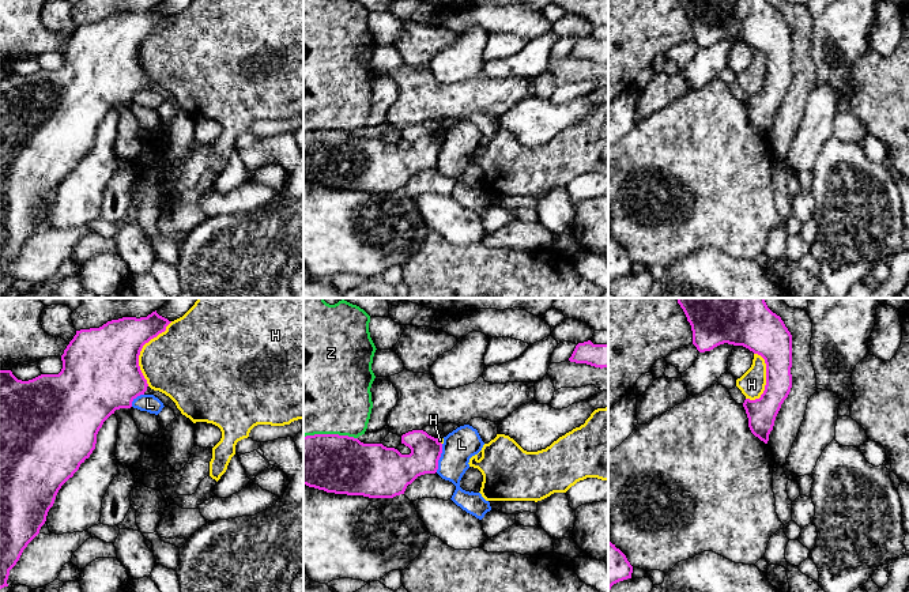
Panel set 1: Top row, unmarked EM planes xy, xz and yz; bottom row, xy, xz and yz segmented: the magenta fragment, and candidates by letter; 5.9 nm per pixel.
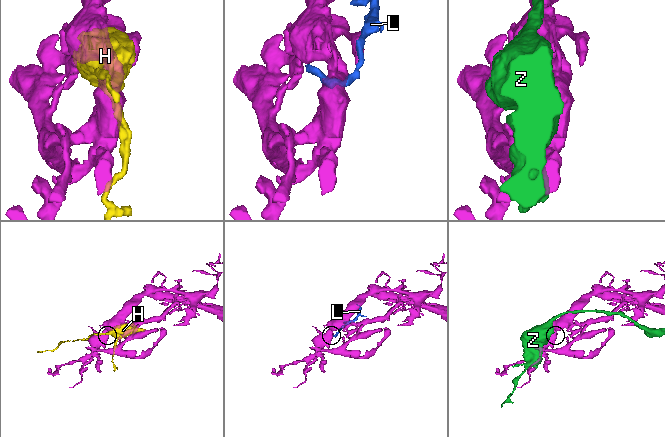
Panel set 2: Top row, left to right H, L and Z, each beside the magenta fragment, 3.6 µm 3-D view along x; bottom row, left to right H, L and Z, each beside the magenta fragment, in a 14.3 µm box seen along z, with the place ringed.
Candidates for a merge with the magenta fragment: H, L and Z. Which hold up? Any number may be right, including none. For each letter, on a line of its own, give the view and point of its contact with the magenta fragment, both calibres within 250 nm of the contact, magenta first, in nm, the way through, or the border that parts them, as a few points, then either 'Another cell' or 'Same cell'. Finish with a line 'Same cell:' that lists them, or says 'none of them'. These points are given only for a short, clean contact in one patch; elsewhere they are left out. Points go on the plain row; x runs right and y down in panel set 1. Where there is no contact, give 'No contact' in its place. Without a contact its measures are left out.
H: Touches magenta at xy (140, 45). Thickness 440 nm (magenta) against 420 nm. Another cell
L: Touches magenta at xz (440, 151). Thickness 190 nm (magenta) against 190 nm. Another cell
Z: Touches magenta at xz (331, 129). Thickness 340 nm (magenta) against 500 nm. Another cell
Same cell: none of them

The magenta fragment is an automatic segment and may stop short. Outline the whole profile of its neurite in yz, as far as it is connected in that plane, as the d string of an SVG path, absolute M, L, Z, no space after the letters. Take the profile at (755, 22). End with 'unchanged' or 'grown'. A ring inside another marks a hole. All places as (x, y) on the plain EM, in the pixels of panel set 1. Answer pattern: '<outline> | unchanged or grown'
M680 0L693 26L693 39L699 48L728 38L743 41L761 50L766 59L766 80L759 94L746 94L743 102L751 128L767 139L776 112L792 83L792 30L780 11L767 0Z | unchanged

